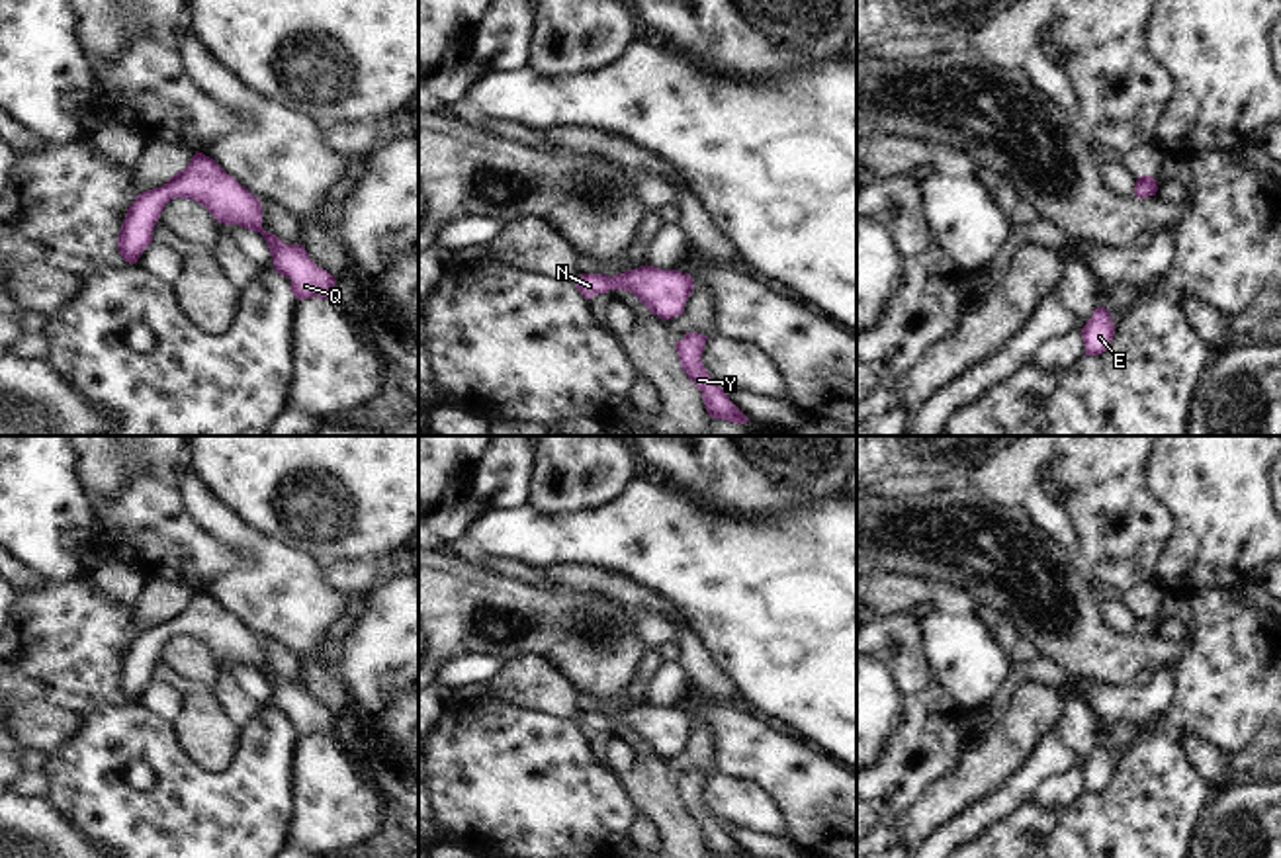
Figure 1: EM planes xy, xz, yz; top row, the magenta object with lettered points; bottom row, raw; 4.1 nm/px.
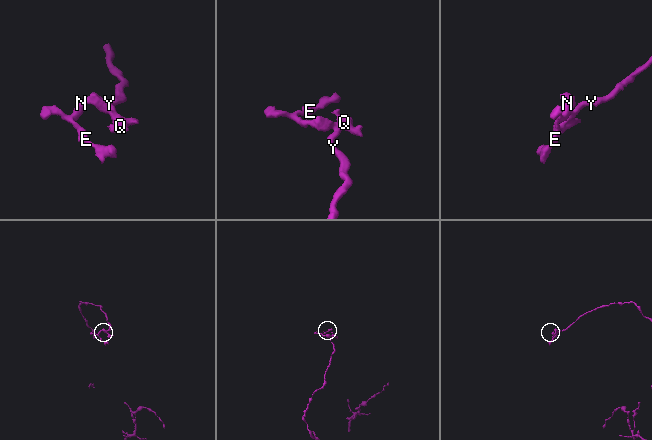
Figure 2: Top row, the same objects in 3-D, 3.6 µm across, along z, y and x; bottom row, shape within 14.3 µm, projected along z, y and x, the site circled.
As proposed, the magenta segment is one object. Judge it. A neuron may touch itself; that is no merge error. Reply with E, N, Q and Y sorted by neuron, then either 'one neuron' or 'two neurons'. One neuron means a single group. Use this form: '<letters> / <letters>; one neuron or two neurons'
E N Q Y; one neuron

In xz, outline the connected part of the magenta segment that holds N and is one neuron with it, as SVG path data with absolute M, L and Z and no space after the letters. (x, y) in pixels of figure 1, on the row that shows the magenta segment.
M640 266L608 278L606 274L581 274L575 287L587 299L608 293L610 289L624 289L634 293L653 315L663 321L683 315L685 303L692 293L690 274L679 270L659 270L653 266Z

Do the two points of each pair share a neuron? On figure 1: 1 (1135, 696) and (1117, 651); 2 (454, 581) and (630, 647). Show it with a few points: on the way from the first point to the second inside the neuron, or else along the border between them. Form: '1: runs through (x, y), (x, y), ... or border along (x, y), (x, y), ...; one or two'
1: border along (1086, 679), (1133, 685); two
2: runs through (497, 604), (556, 624), (587, 645); one

